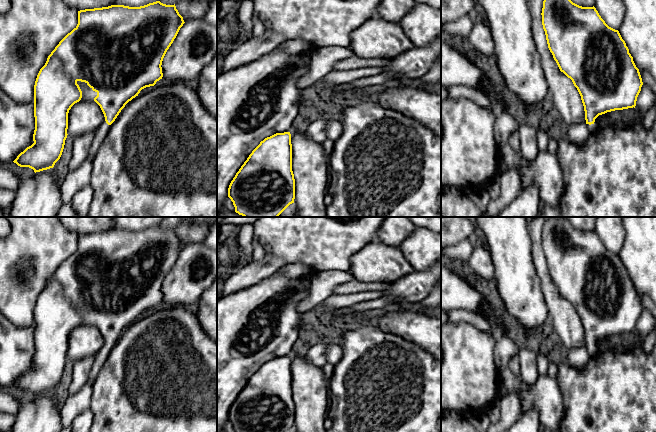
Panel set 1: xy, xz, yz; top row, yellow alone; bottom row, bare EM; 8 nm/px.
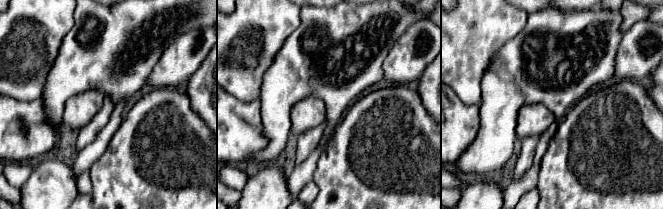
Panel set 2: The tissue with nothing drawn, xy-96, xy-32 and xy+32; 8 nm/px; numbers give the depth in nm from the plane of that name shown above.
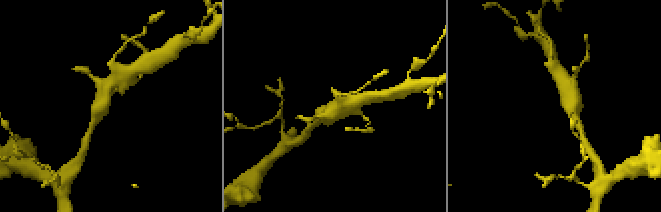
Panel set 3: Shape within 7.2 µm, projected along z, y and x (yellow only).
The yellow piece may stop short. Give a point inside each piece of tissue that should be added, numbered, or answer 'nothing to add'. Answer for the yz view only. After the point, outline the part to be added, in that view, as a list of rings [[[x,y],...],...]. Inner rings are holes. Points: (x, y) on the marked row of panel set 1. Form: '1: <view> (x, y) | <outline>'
1: yz (594, 128) | [[[597,118],[595,119],[595,122],[593,124],[587,124],[587,127],[590,135],[598,133],[601,130],[601,125],[597,121]]]

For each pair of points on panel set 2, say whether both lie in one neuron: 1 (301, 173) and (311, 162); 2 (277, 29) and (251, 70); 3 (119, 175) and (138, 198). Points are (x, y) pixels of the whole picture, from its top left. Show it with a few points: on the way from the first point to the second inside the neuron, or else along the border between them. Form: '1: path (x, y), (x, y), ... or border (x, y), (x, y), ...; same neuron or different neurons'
1: path (304, 170), (309, 165); same neuron
2: path (267, 39), (251, 55), (251, 60); same neuron
3: path (125, 181), (132, 192); same neuron

